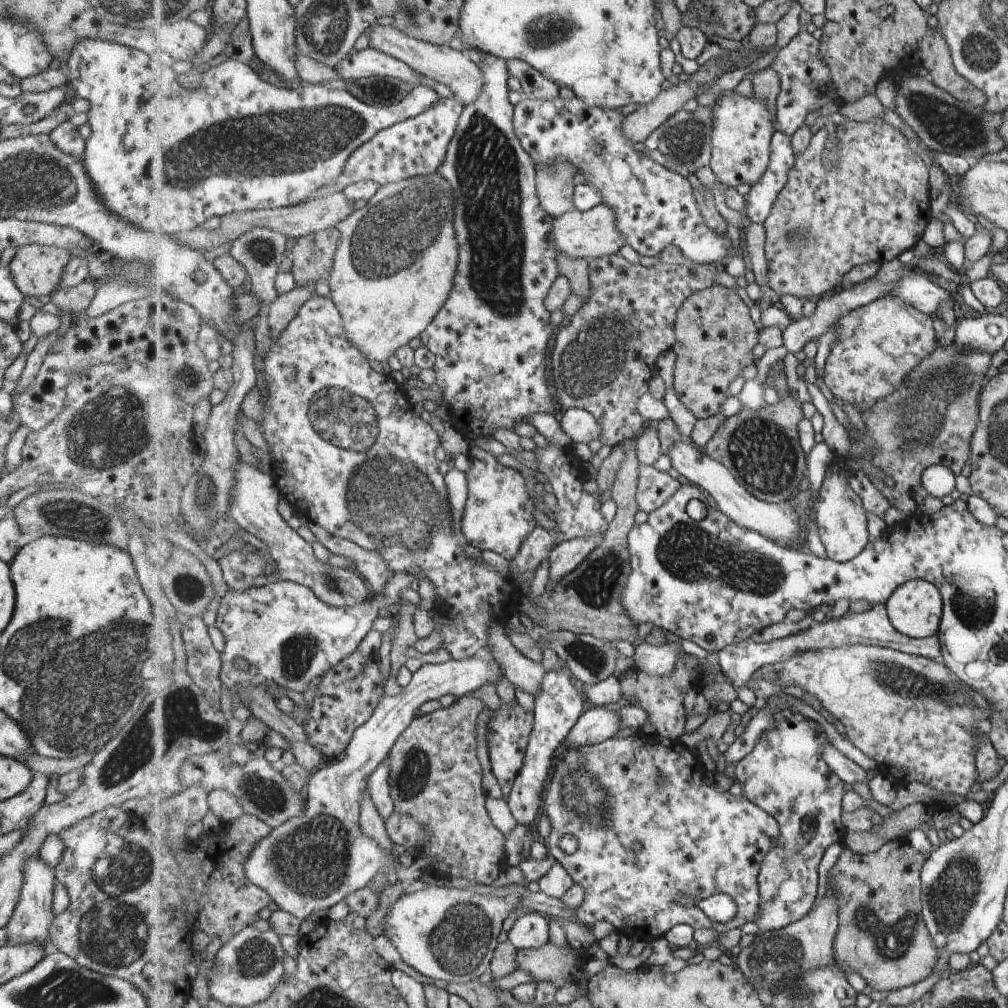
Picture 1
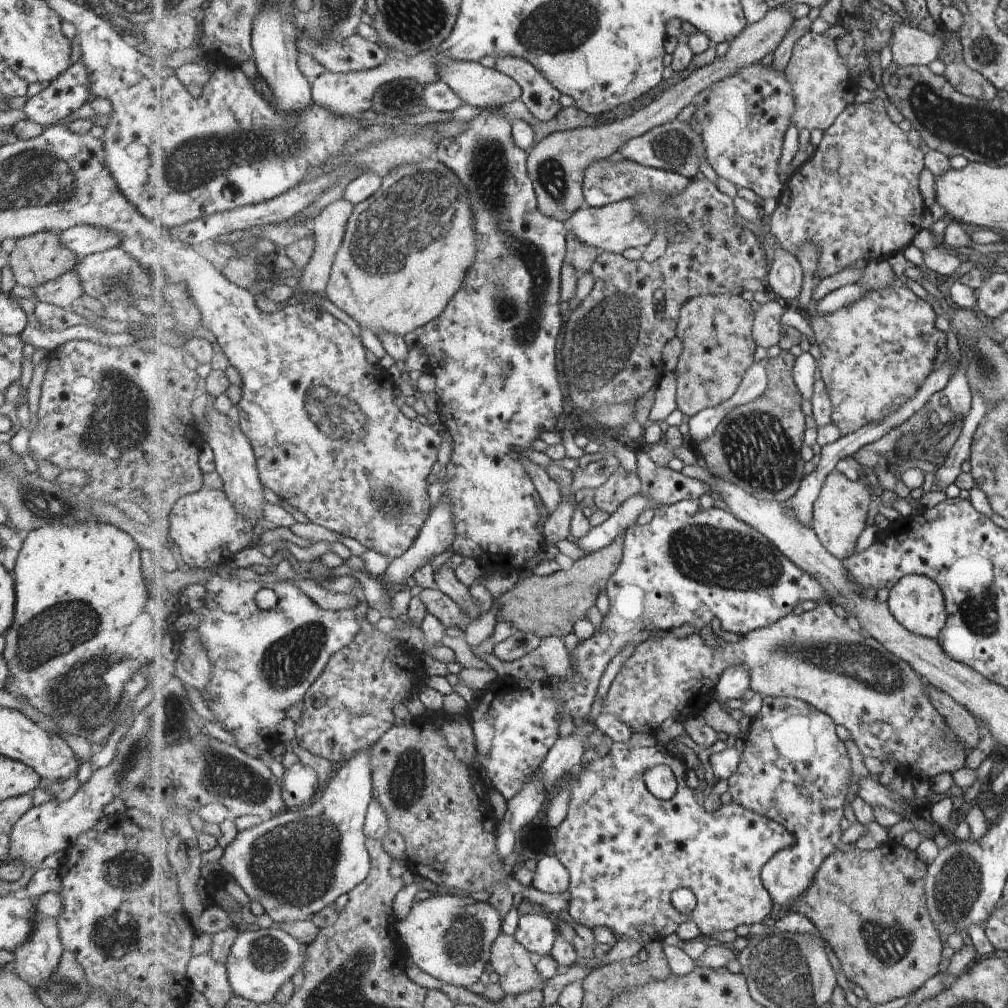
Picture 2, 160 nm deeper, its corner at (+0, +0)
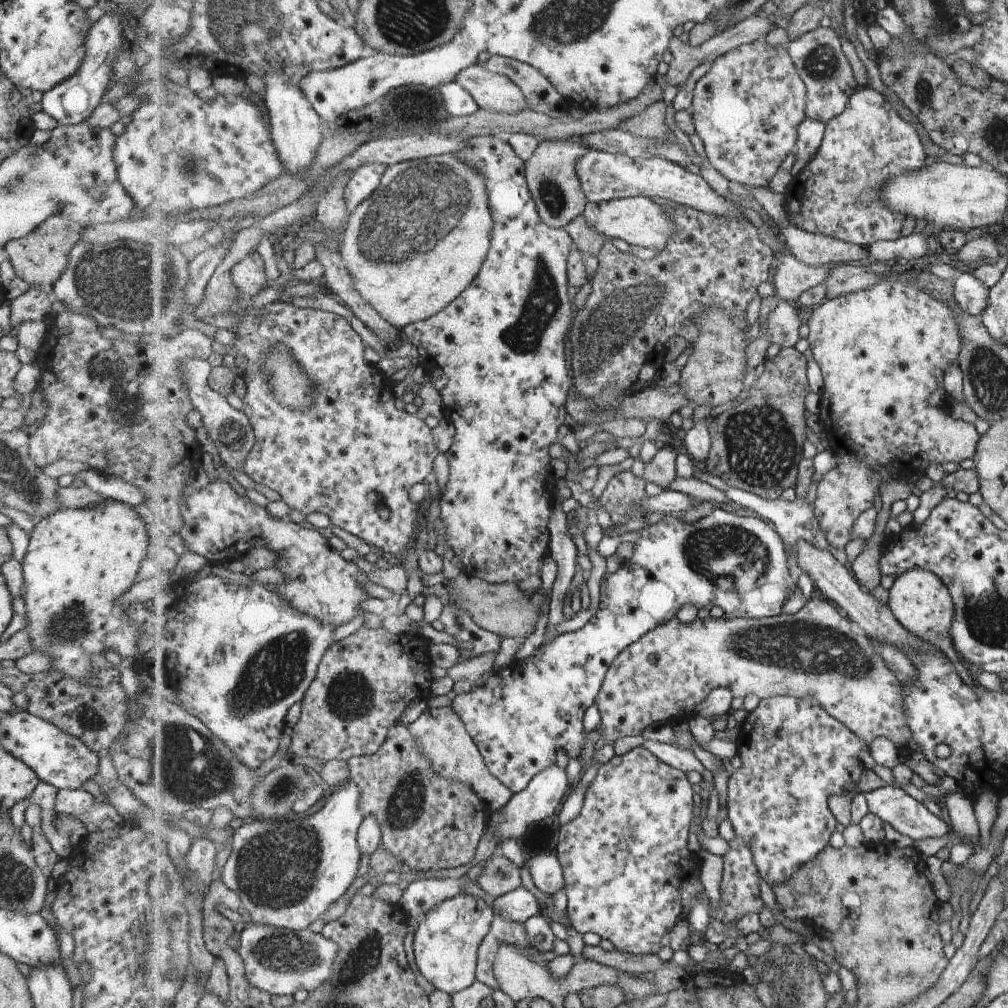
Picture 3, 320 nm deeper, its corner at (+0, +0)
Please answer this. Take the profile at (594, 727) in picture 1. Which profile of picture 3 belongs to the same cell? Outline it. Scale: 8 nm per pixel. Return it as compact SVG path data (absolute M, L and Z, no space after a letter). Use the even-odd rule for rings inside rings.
M553 764L553 766L549 766L549 768L537 774L537 777L533 778L533 781L525 790L513 794L513 797L509 800L509 804L499 810L499 812L490 811L487 828L493 828L497 836L501 838L497 845L497 851L501 841L509 840L509 838L513 838L515 841L521 840L525 836L529 824L537 824L537 822L541 822L541 820L557 814L569 793L570 782L567 769L563 770L563 768L559 768L559 766Z

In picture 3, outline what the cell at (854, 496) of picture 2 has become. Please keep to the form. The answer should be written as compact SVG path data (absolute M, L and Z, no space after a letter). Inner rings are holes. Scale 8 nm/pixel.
M914 269L911 272L905 272L903 275L897 275L895 277L885 277L881 279L878 284L871 286L870 288L847 294L835 299L828 299L825 304L821 305L814 311L811 311L812 315L807 323L810 327L810 335L808 341L810 342L810 350L812 352L814 361L818 364L822 370L824 376L824 386L820 393L820 418L822 419L822 427L826 431L826 435L830 439L832 448L837 452L840 463L836 468L833 468L831 472L825 474L825 477L821 478L817 490L816 490L816 502L815 502L815 515L816 519L820 523L822 530L826 533L827 539L832 546L839 549L844 549L852 538L853 526L855 525L857 518L861 512L873 507L873 502L877 502L877 493L879 491L879 484L885 483L886 479L889 479L891 475L895 475L895 478L902 476L904 472L899 474L894 470L893 466L897 466L897 462L909 462L905 466L912 466L913 471L918 470L925 471L929 464L945 464L945 462L960 463L963 460L975 459L978 454L978 448L980 446L981 434L977 432L974 424L969 417L955 420L947 410L943 410L941 406L933 406L929 402L929 398L933 396L933 393L937 388L944 387L944 377L946 373L954 366L959 364L960 355L964 350L964 343L962 340L962 334L960 325L957 318L955 318L955 312L951 310L951 306L947 306L943 300L937 300L935 296L931 296L929 292L925 290L919 290L917 286L913 286L913 282L910 278L914 278L921 271Z

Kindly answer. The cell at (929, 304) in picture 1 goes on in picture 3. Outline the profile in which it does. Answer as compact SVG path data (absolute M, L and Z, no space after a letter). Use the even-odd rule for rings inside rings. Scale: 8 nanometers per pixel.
M973 273L959 275L953 286L957 304L968 314L976 317L987 309L990 289Z

